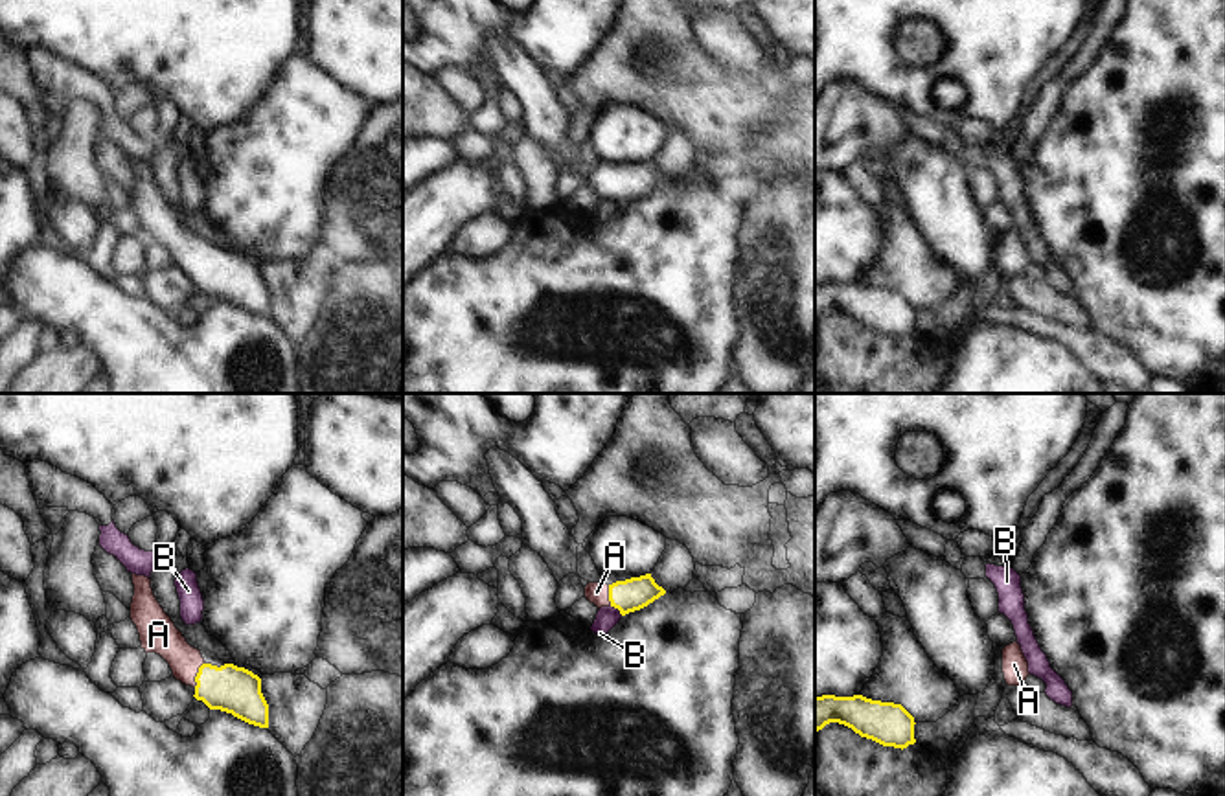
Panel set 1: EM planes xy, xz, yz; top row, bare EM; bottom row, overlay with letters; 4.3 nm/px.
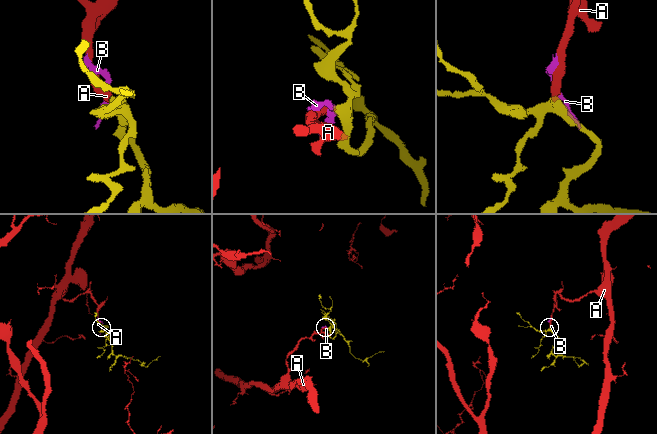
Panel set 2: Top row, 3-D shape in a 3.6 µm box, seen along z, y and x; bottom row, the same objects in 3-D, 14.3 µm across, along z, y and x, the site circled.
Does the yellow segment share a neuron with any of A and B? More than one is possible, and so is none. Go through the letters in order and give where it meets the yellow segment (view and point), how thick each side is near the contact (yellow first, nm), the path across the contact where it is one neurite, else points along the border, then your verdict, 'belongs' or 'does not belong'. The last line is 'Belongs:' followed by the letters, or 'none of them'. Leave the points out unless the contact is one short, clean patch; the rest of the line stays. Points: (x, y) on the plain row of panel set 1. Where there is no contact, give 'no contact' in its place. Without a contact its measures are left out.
A: contact xy (197, 263); calibres 200 and 160 nm; way xy (228, 276), (217, 276), (197, 263), (159, 223); belongs
B: contact xz (617, 195); calibres 140 and 100 nm; border xz (609, 193), (622, 203); does not belong
Belongs: A

